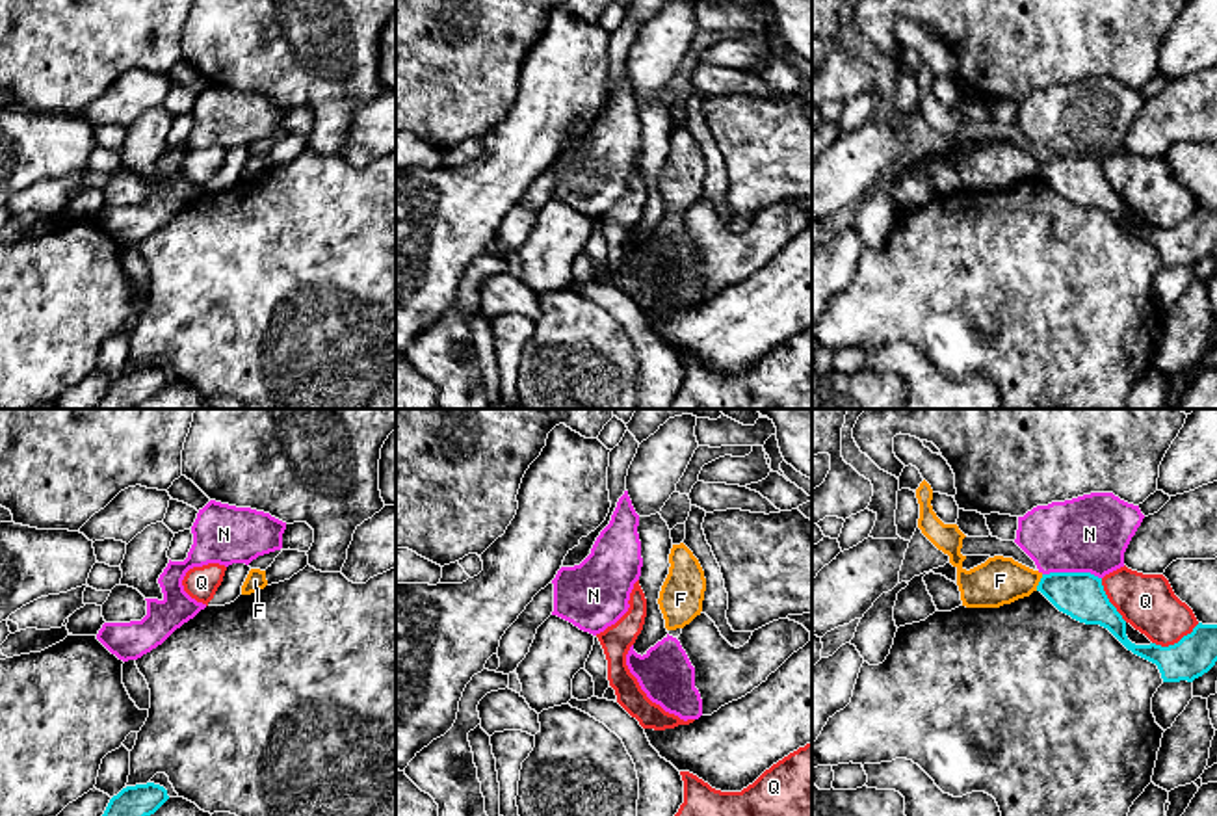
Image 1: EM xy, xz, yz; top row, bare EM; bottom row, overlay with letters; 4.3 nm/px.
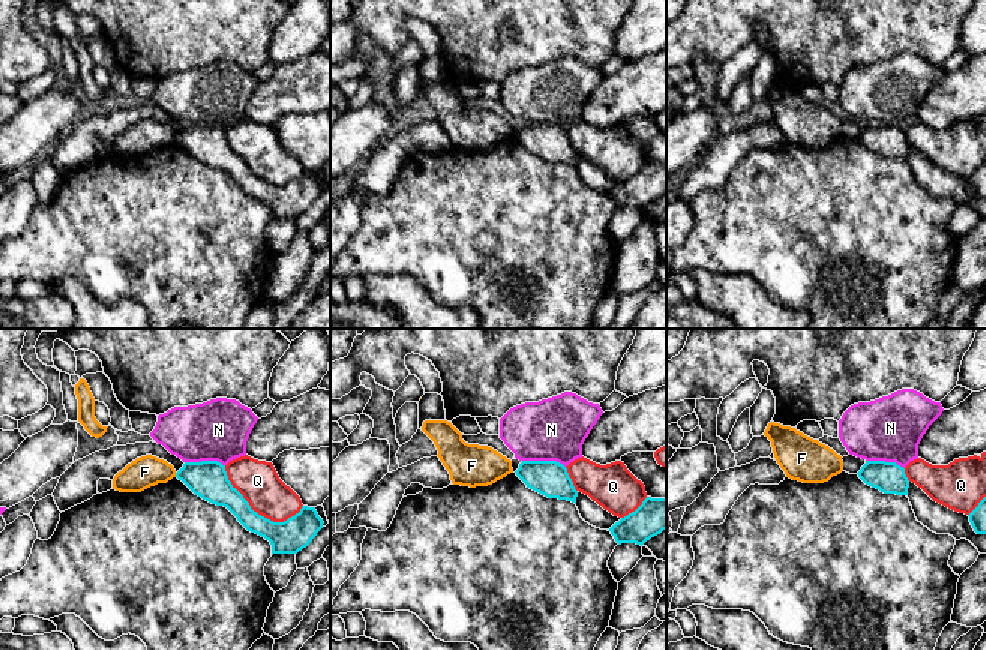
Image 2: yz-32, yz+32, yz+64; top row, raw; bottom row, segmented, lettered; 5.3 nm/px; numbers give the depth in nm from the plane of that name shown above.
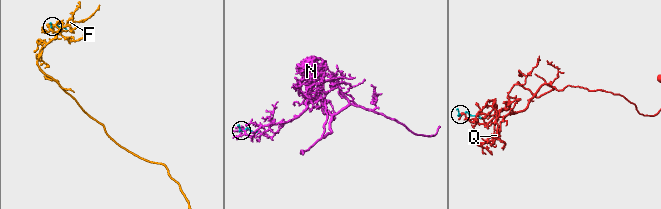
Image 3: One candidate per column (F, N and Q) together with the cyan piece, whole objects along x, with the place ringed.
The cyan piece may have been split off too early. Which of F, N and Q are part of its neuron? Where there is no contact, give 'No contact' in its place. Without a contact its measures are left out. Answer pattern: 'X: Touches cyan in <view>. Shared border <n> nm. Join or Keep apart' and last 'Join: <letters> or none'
F: Touches cyan in yz. Shared border 80 nm. Keep apart
N: Touches cyan in yz. Shared border 260 nm. Keep apart
Q: Touches cyan in yz. Shared border 220 nm. Keep apart
Join: none

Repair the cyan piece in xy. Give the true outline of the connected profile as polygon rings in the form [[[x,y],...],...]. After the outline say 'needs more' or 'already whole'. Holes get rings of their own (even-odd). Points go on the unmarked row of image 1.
[[[154,366],[126,370],[110,383],[97,409],[136,409],[167,383],[167,374]]]; already whole

